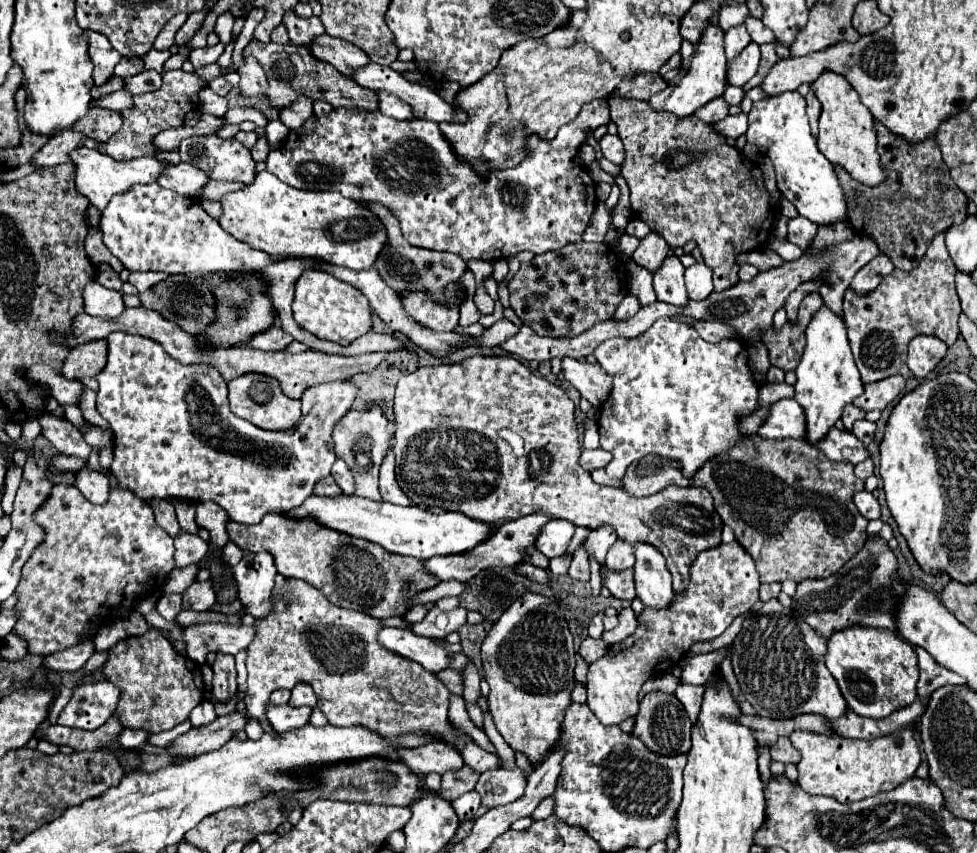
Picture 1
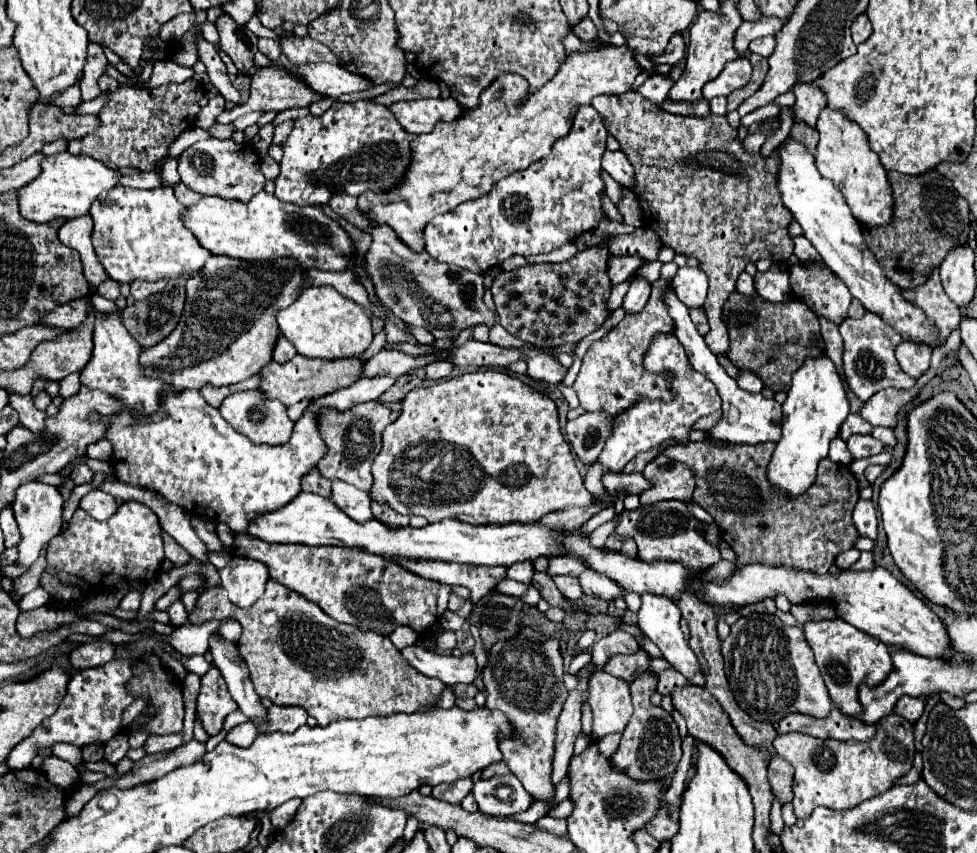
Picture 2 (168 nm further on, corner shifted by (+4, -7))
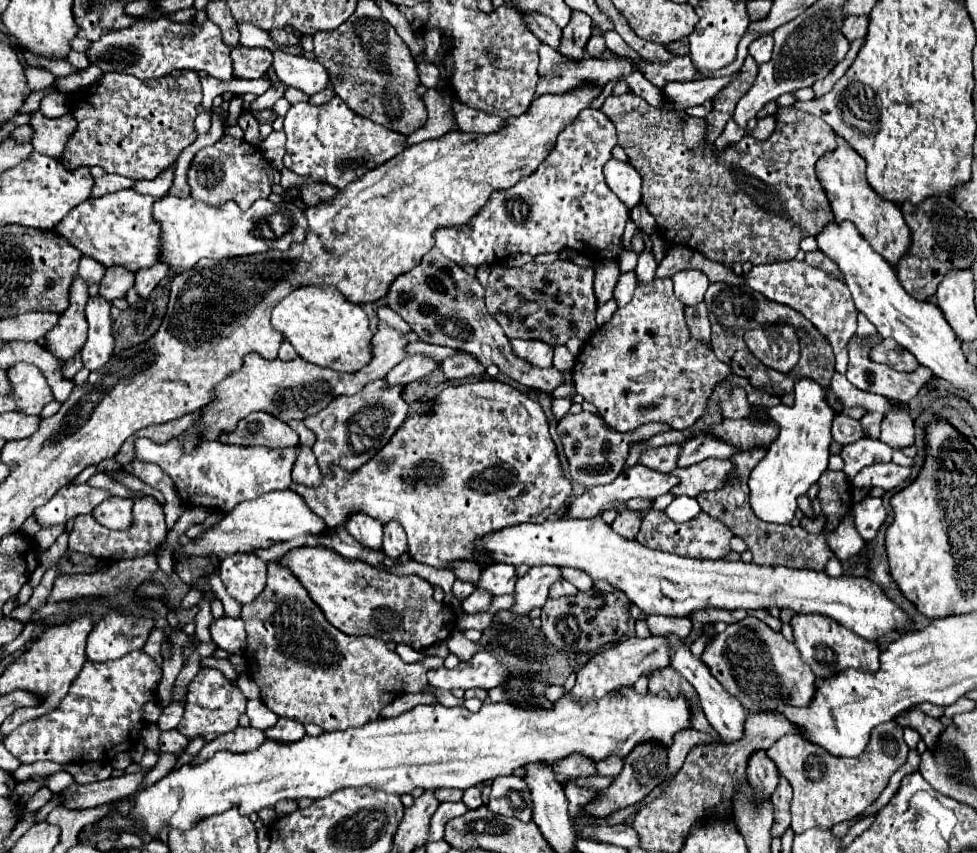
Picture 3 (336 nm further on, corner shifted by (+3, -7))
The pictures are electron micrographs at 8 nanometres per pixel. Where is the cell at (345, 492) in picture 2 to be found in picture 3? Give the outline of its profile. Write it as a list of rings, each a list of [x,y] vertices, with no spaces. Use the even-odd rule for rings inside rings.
[[[353,514],[345,522],[347,532],[363,546],[371,550],[381,550],[383,542],[383,526],[379,520],[373,520],[367,514]]]

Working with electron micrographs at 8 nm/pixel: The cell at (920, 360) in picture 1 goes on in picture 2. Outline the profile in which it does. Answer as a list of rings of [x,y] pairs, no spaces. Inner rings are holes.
[[[902,342],[896,348],[896,358],[900,368],[914,380],[918,380],[928,368],[930,368],[930,358],[932,358],[932,348],[924,344],[914,344],[914,342]]]

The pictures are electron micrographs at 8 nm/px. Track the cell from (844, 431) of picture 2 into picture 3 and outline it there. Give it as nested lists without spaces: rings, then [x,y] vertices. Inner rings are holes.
[[[867,412],[859,422],[863,424],[863,428],[869,434],[869,438],[879,438],[881,420],[883,420],[883,414],[881,412]]]

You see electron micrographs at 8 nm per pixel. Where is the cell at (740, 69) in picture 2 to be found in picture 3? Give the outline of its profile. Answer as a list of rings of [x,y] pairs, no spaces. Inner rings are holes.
[[[737,74],[725,76],[725,78],[705,78],[705,80],[693,80],[693,82],[667,82],[667,86],[661,88],[661,94],[677,106],[677,110],[687,110],[691,106],[699,106],[705,100],[711,100],[725,84],[729,84]]]

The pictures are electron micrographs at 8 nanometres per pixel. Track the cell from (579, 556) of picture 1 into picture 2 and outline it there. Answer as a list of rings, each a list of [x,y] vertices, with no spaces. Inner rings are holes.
[[[556,576],[554,582],[556,582],[558,590],[566,598],[570,598],[570,600],[576,600],[576,598],[582,598],[584,596],[584,592],[580,590],[580,580],[574,578],[574,576]]]

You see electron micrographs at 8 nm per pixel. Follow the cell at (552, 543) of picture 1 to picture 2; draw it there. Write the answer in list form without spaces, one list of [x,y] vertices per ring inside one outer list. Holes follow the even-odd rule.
[[[524,560],[524,562],[512,564],[512,566],[508,568],[508,578],[510,578],[510,580],[530,584],[532,576],[534,576],[534,562],[532,562],[532,560]]]

